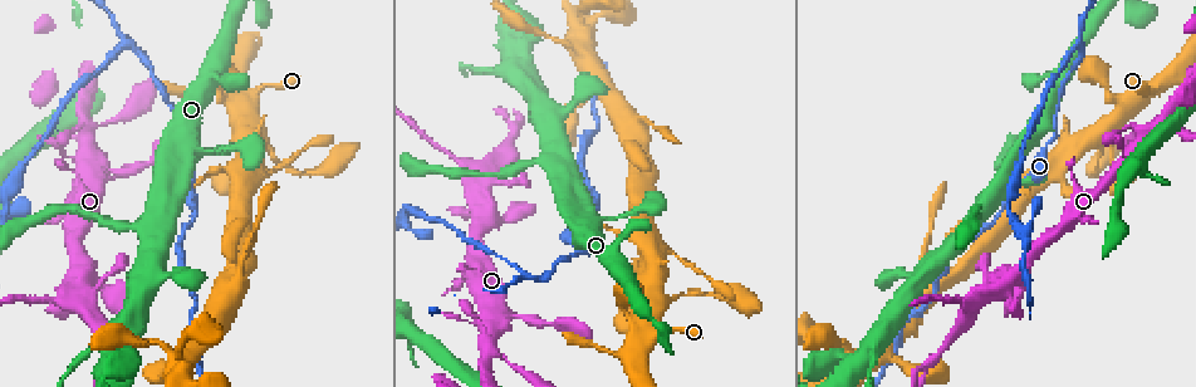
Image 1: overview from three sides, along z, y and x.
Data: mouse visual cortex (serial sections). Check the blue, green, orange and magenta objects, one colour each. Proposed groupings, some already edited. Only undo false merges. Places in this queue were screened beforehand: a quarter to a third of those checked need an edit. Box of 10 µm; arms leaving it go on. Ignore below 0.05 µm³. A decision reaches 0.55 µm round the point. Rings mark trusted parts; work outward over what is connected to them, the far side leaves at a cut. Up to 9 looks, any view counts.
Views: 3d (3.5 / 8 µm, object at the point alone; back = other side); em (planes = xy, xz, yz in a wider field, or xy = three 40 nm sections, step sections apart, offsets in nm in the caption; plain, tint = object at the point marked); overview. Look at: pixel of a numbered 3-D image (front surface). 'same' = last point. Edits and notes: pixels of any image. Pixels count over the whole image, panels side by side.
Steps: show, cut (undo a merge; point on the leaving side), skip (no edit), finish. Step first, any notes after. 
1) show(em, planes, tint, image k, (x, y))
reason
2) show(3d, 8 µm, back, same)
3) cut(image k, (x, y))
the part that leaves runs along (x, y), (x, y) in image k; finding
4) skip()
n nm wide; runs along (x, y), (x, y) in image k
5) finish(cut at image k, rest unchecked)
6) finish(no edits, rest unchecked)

show(3d, 3.5 µm, back, image 1, (290, 171))
thin neck

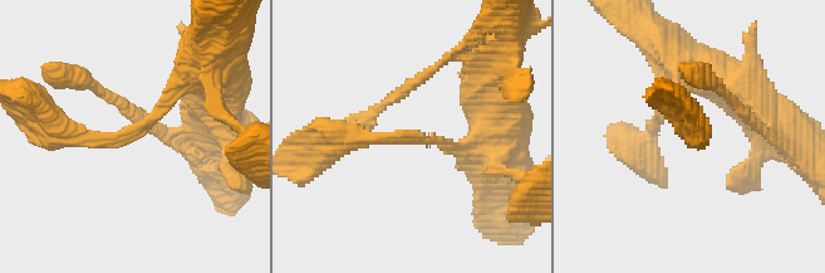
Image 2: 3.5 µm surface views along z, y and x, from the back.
show(em, xy, step 3, tint, image 2, (133, 131))
arms of 200, 200 nm; now the EM

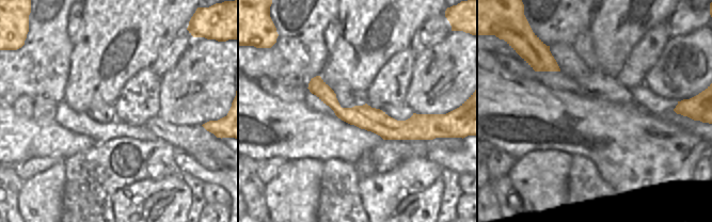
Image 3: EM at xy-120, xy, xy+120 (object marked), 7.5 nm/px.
show(em, xy, step 1, tint, same)

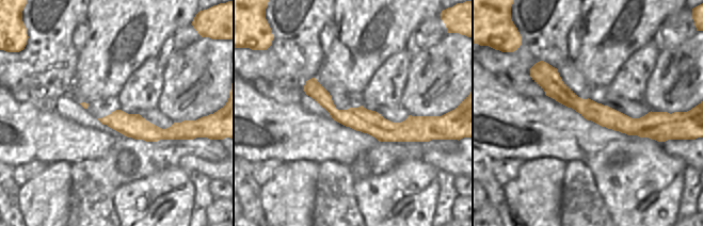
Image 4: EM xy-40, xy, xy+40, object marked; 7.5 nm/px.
skip()
180 nm wide; runs along (533, 75), (623, 124), (662, 119) in image 4; all the same cell

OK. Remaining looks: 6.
show(3d, 3.5 µm, image 1, (483, 184))
four or more arms meet

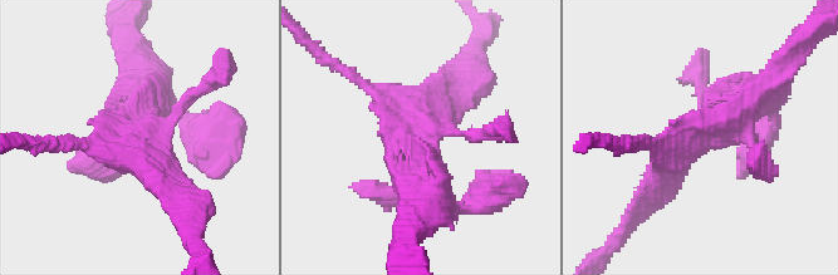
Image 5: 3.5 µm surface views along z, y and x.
skip()
runs along (763, 88), (692, 138), (653, 196) in image 5; continuous, no second cell

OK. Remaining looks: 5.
show(em, xy, step 5, tint, image 1, (928, 363))
two arms at a narrow angle

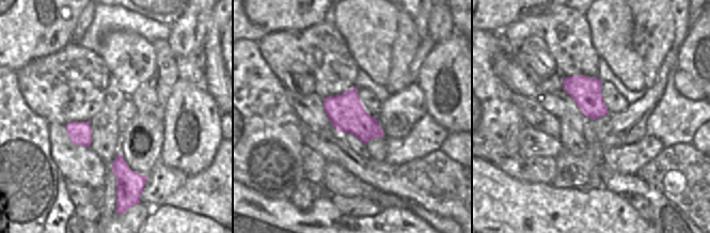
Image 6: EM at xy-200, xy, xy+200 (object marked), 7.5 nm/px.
show(3d, 3.5 µm, same)
see where the arms go

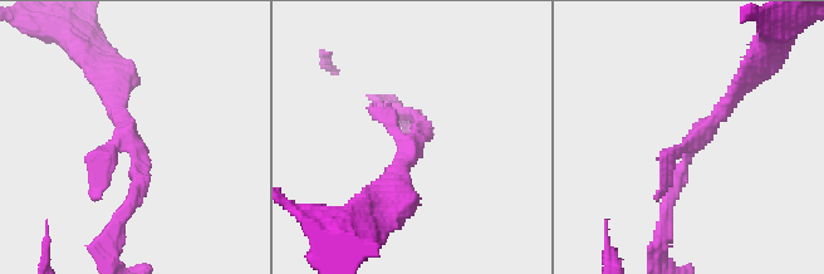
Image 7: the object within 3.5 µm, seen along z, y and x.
skip()
260 nm wide; runs along (751, 74), (667, 158), (658, 197) in image 7; one cell here

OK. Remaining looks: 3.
show(3d, 3.5 µm, image 1, (1079, 44))
abrupt turn

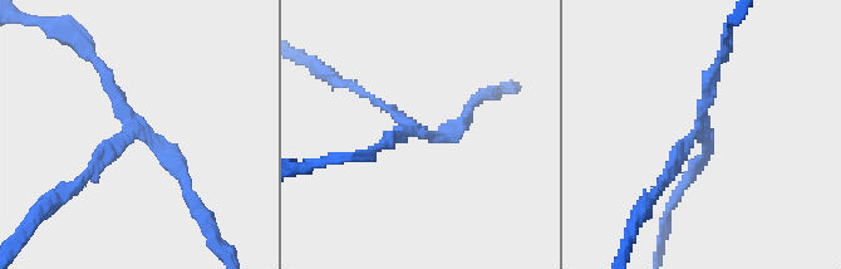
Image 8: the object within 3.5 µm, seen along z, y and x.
show(em, xy, step 1, tint, image 8, (137, 129))
3 arms; arms of 100, 200, 200 nm; now the EM

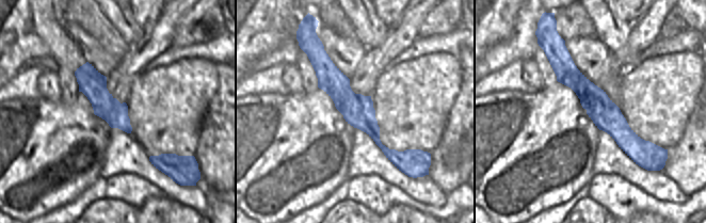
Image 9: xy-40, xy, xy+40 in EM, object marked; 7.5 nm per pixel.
cut(image 8, (99, 151))
border along (93, 106), (111, 108), (109, 120) in image 9; two cells meet here

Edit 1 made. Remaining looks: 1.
finish(cut at image 8, rest unchecked)

